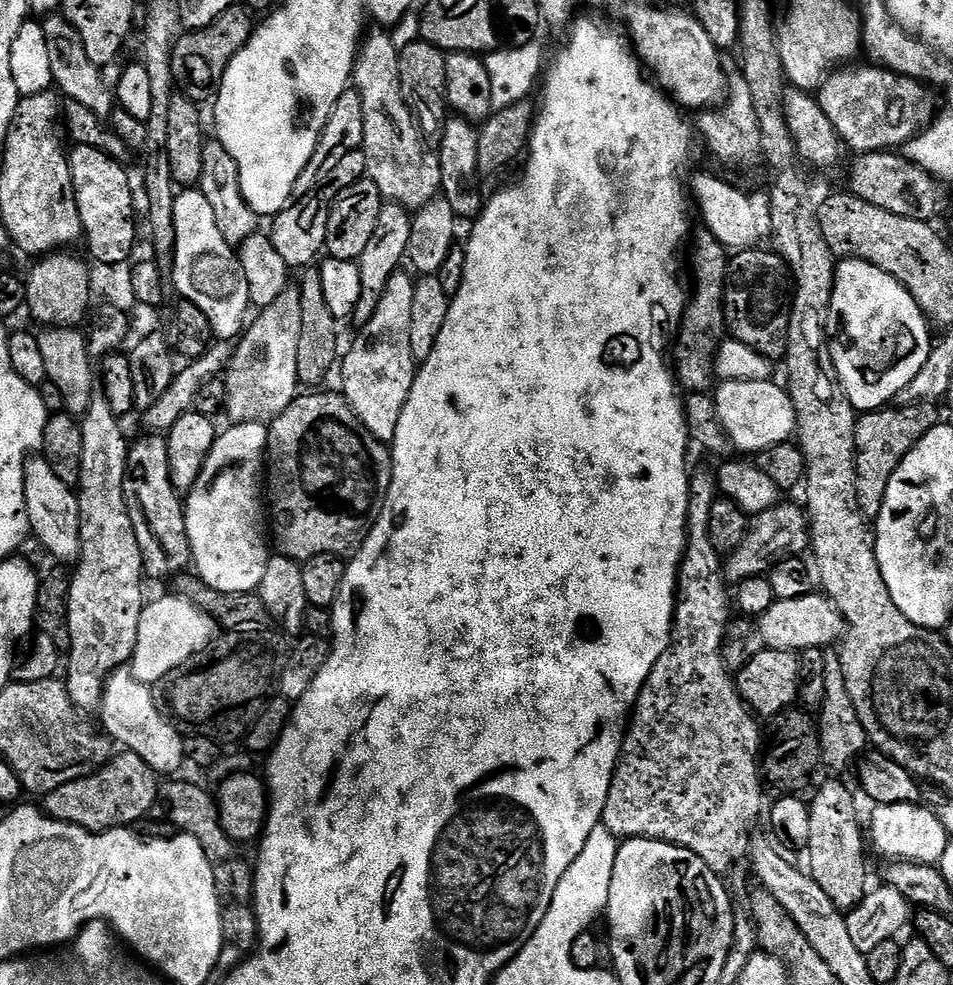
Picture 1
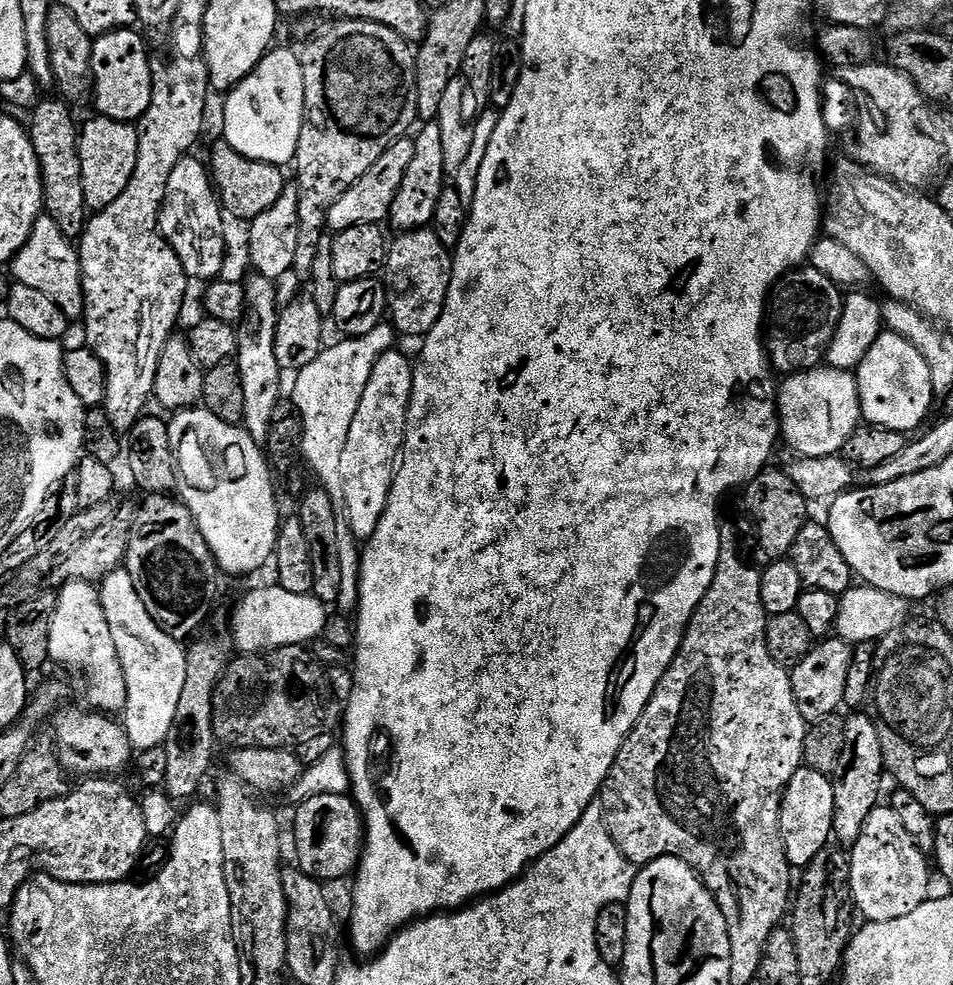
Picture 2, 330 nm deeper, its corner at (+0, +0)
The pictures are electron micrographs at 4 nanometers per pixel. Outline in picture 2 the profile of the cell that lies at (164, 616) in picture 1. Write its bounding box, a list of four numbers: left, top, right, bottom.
[232,586,328,654]

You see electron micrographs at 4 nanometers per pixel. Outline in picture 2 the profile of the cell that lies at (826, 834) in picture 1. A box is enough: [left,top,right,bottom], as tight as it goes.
[831,712,886,846]

